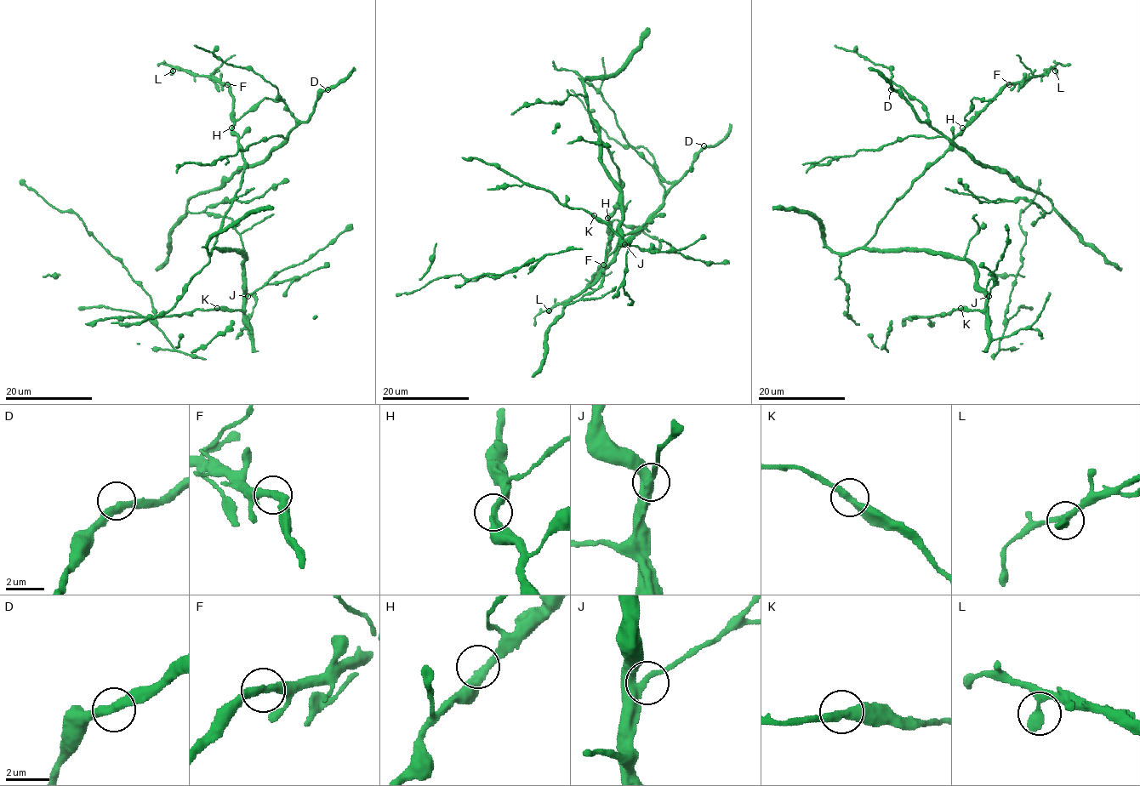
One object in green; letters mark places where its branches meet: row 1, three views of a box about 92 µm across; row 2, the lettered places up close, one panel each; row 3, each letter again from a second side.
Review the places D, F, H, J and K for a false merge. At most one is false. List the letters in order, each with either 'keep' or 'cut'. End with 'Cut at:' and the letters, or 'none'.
D: keep
F: cut
H: keep
J: keep
K: keep
Cut at: F

